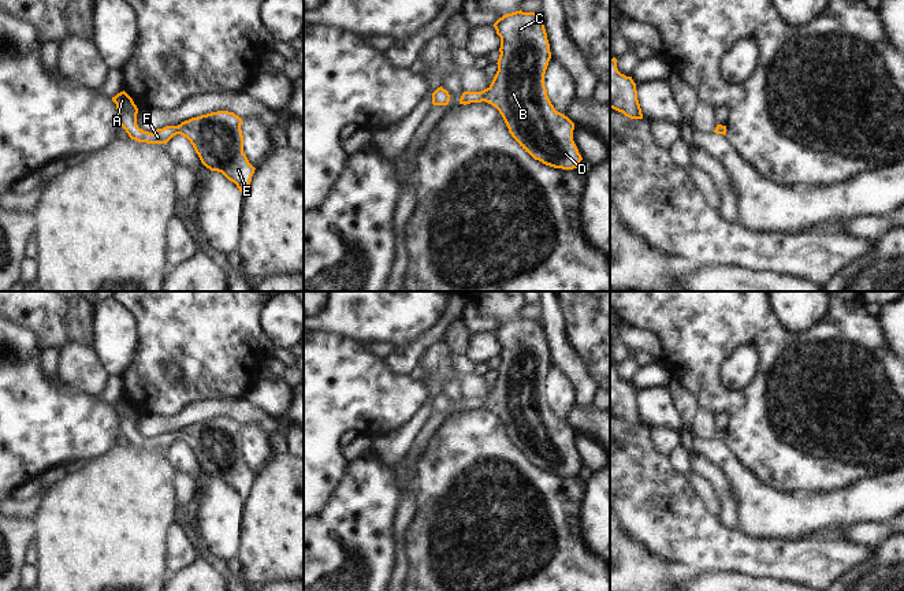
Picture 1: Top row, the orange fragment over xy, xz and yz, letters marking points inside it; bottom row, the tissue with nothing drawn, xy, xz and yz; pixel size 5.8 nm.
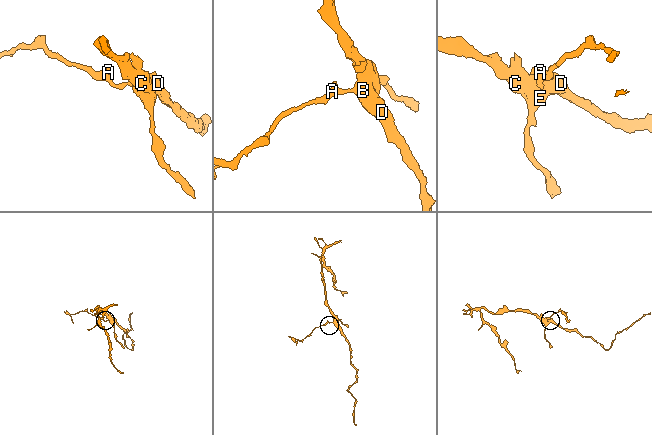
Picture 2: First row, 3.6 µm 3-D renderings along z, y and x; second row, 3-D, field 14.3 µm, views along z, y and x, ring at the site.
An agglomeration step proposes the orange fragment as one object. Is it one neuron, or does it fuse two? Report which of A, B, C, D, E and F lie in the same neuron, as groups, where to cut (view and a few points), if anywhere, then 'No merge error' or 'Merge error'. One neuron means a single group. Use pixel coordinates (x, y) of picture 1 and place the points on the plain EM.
Groups: A B C D E F. No split. No merge error

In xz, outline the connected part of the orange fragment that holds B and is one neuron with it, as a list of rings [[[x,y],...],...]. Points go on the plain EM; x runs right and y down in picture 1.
[[[520,316],[499,324],[494,334],[501,343],[498,378],[487,395],[464,398],[460,410],[491,410],[535,467],[577,475],[583,464],[573,447],[574,430],[554,415],[544,393],[551,358],[543,327]]]

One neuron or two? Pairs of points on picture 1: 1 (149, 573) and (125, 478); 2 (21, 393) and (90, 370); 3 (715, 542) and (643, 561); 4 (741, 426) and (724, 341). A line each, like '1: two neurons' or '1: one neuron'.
1: one neuron
2: two neurons
3: two neurons
4: one neuron

